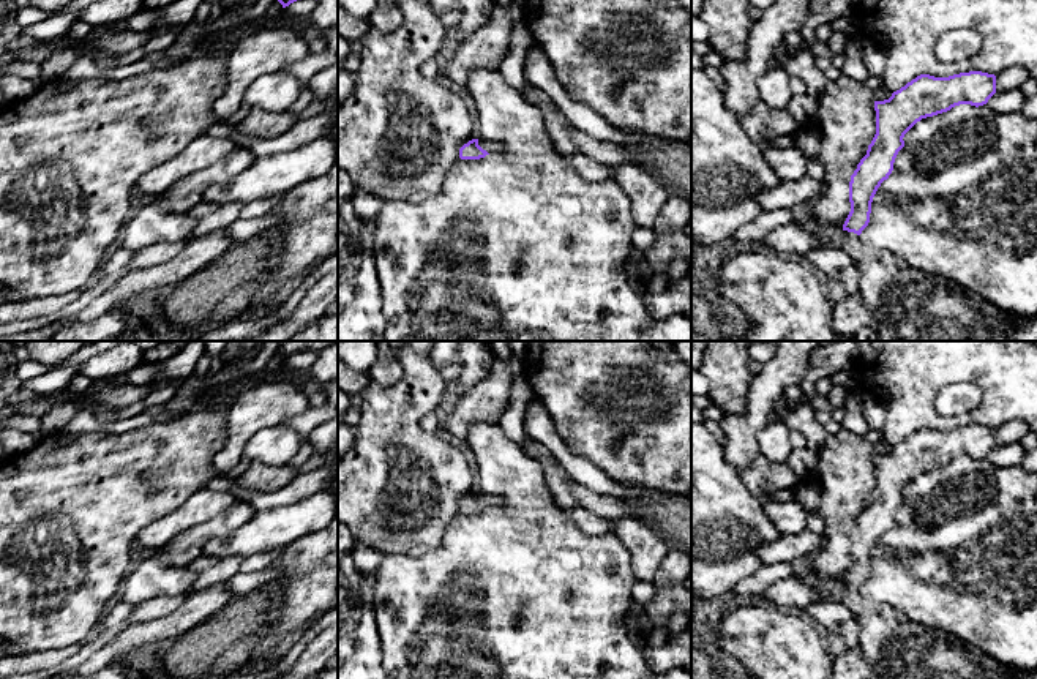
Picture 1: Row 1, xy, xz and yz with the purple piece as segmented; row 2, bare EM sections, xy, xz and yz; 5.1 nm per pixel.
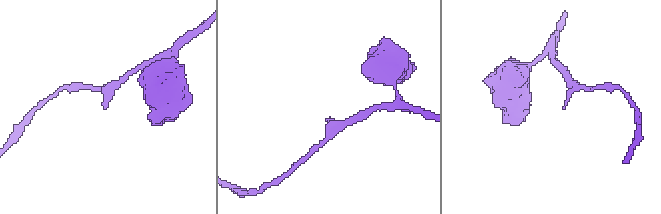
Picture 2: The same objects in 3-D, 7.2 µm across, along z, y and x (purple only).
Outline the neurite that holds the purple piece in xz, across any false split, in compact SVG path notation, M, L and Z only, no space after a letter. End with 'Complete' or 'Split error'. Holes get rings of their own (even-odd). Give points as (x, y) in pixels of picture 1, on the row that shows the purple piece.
M472 139L459 148L461 159L480 159L486 155L494 155L500 150L500 147L486 139Z. Split error

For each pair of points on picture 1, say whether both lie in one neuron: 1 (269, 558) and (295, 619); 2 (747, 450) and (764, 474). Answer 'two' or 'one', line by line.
1: two
2: two

